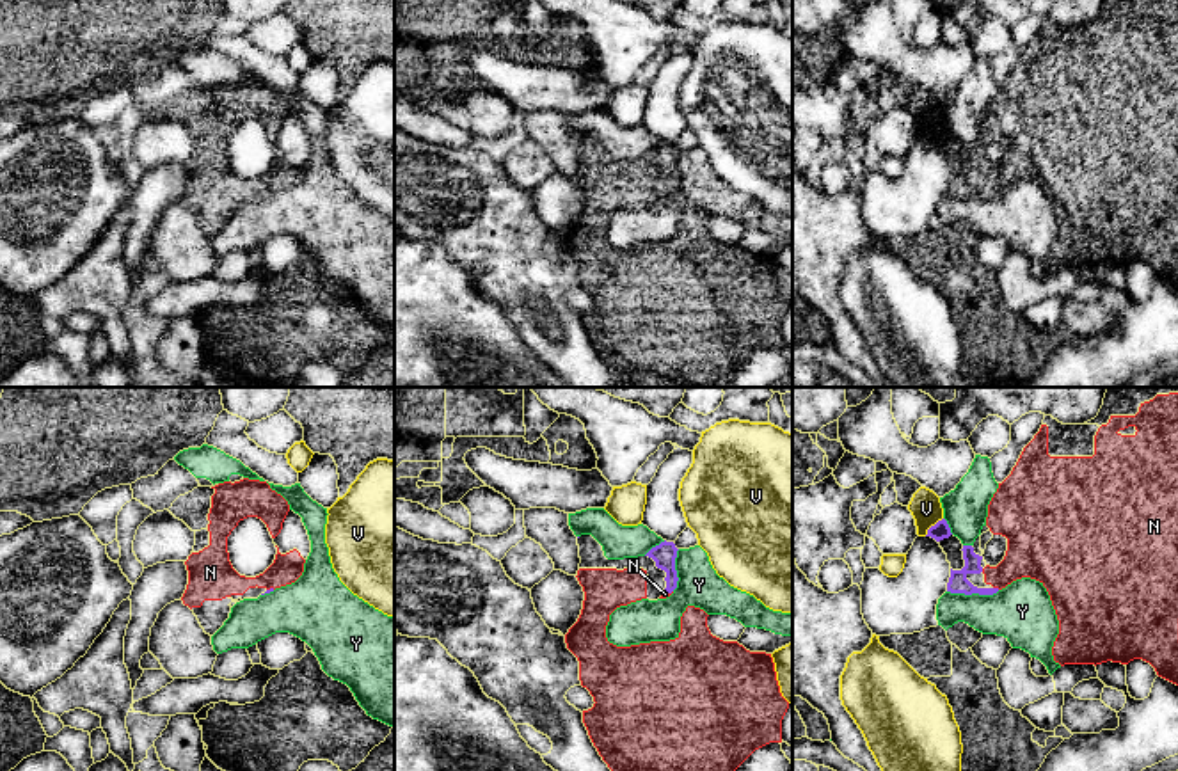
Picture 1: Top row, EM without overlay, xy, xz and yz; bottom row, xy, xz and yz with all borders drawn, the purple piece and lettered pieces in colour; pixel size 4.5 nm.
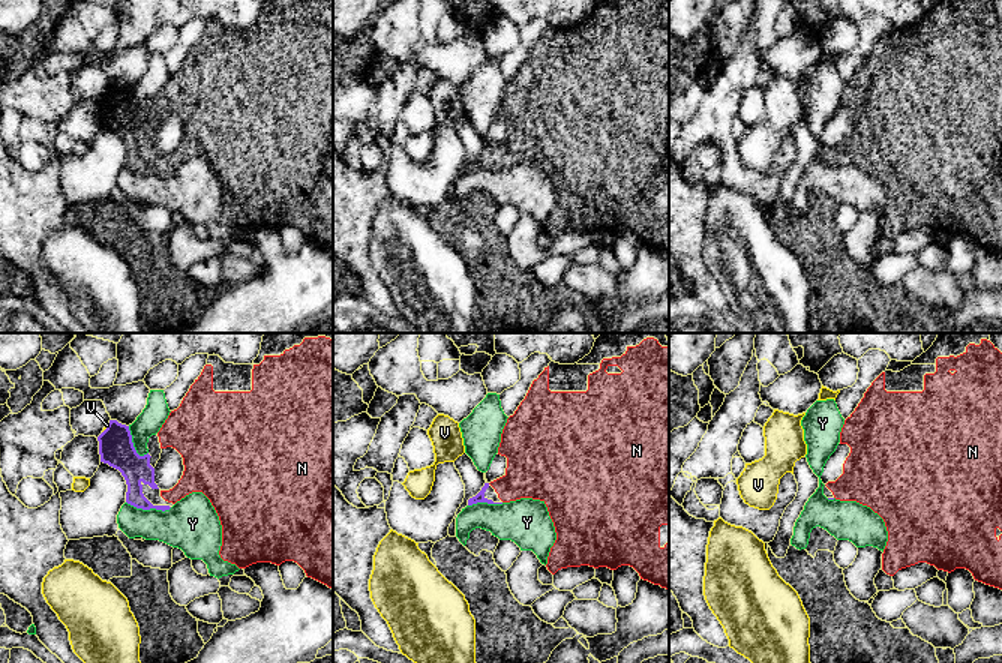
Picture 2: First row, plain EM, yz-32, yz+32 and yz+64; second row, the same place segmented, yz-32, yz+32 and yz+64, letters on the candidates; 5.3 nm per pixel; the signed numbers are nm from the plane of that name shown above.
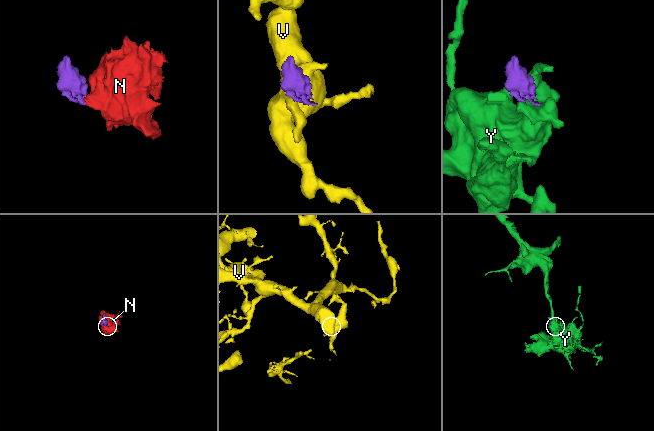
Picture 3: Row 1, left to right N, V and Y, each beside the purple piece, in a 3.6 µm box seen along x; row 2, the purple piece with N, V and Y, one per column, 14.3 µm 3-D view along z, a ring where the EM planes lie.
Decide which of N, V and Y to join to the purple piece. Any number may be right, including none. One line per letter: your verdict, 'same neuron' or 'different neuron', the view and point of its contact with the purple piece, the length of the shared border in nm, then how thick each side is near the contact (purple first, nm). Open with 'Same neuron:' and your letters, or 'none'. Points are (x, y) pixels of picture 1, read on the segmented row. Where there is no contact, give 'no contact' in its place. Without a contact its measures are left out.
Same neuron: N
N: same neuron; meets purple in yz at (997, 588); contact 30 nm long; 90 nm thick on the purple side, 260 nm on the other
V: different neuron; meets purple in yz at (931, 526); contact 120 nm long; 80 nm thick on the purple side, 140 nm on the other
Y: different neuron; meets purple in yz at (972, 592); contact 240 nm long; 90 nm thick on the purple side, 280 nm on the other

